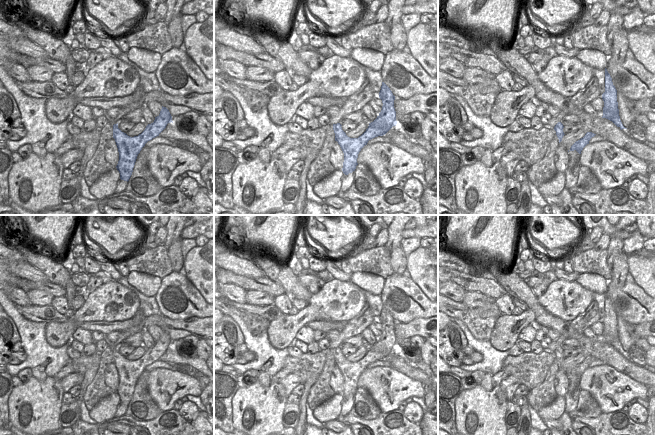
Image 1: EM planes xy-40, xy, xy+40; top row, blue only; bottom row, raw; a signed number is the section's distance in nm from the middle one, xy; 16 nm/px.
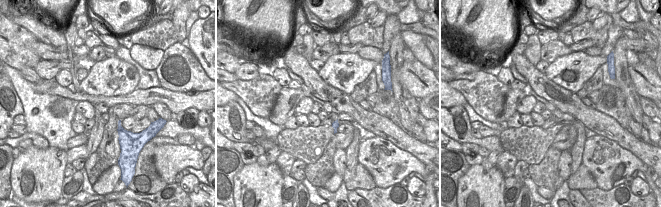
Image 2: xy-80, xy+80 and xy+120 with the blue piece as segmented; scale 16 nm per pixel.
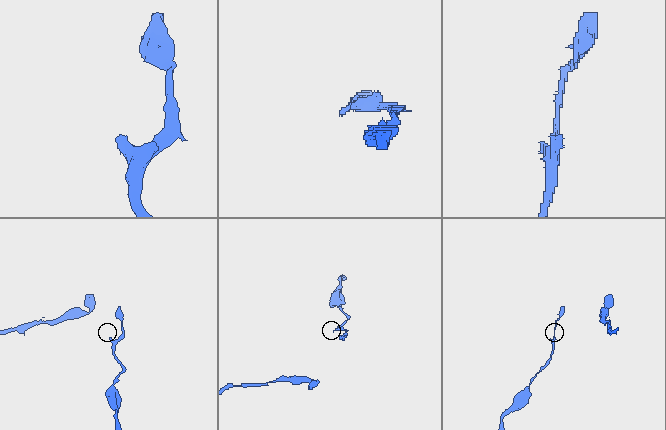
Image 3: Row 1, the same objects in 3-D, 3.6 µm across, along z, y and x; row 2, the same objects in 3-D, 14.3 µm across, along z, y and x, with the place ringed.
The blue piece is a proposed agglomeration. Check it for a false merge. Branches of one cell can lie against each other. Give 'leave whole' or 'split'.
leave whole

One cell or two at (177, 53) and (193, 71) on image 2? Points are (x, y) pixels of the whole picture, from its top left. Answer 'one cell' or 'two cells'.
one cell

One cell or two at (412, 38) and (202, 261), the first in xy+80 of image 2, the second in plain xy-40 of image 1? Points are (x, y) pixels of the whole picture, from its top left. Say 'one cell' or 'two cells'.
one cell

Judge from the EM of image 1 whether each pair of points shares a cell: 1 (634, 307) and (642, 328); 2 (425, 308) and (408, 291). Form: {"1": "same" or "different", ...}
{"1": "different", "2": "same"}

